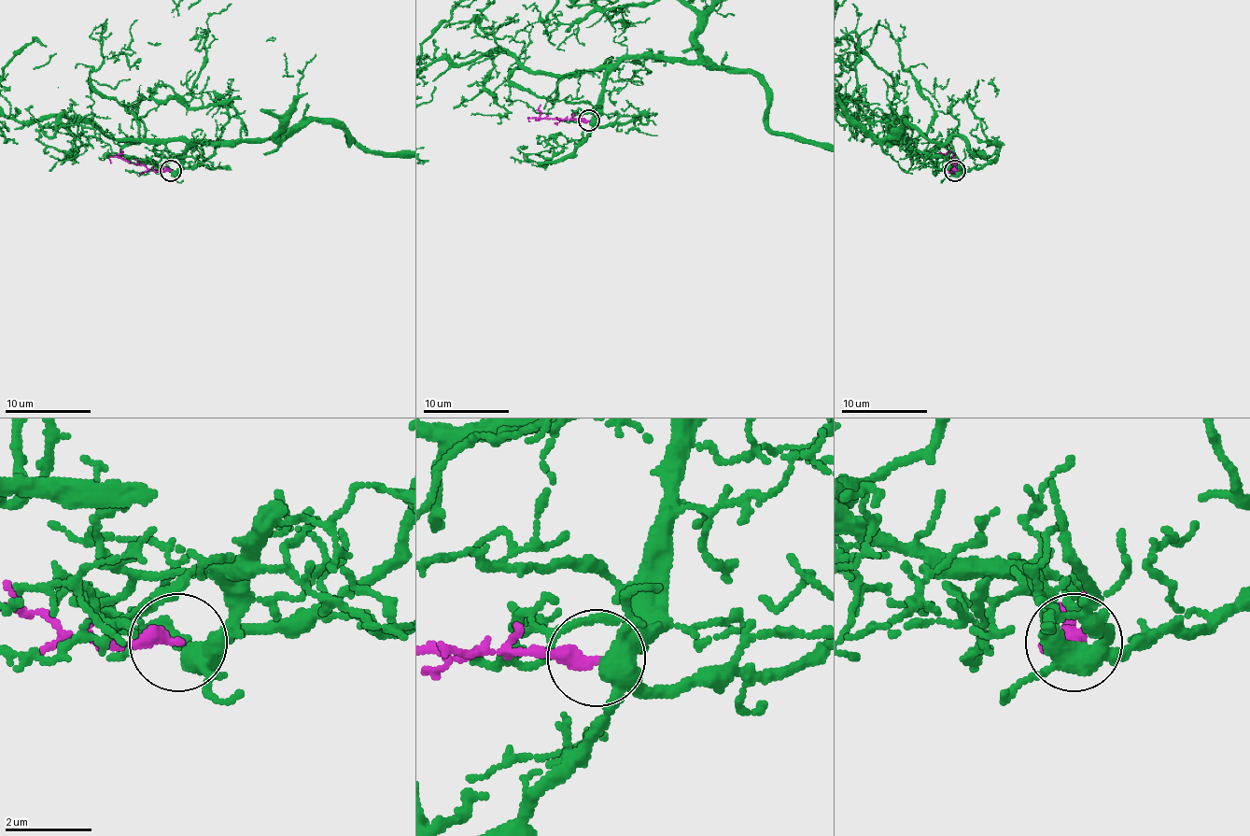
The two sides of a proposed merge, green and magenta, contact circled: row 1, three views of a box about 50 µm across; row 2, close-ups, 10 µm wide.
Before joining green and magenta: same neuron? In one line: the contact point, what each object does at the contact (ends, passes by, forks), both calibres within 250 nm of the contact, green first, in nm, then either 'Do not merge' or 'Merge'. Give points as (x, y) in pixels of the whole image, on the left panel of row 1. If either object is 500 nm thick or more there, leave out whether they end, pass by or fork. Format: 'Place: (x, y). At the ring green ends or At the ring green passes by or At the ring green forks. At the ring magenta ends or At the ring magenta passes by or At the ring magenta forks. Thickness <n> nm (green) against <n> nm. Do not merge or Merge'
Place: (170, 171). At the ring green forks. At the ring magenta ends. Thickness 400 nm (green) against 360 nm. Merge

